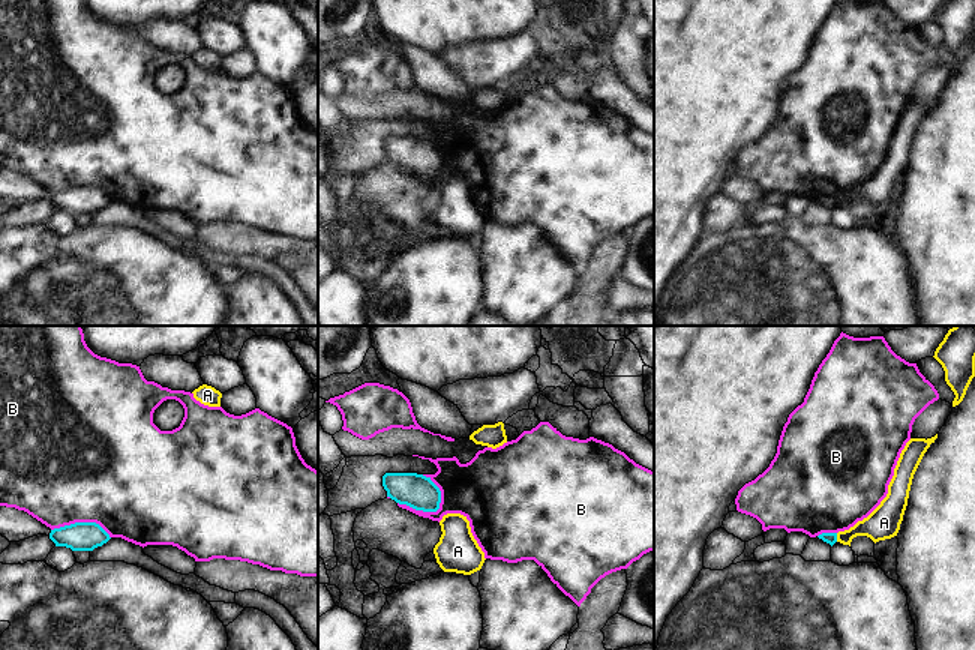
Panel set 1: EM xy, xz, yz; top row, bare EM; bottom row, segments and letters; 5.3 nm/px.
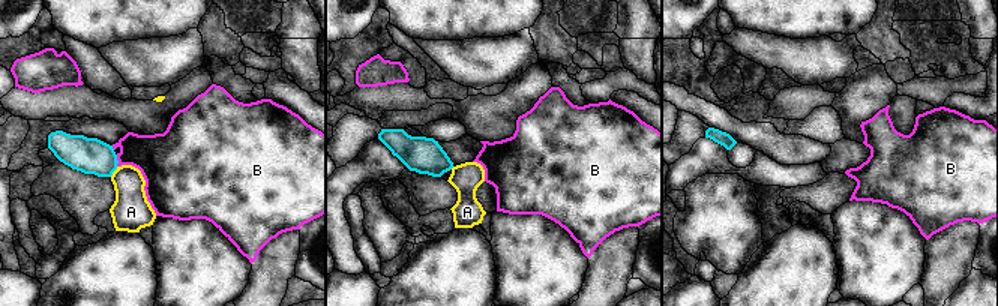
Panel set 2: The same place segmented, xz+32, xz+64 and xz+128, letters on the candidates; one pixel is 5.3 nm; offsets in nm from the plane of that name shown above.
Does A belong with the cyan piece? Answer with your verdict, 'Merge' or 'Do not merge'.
Do not merge.

